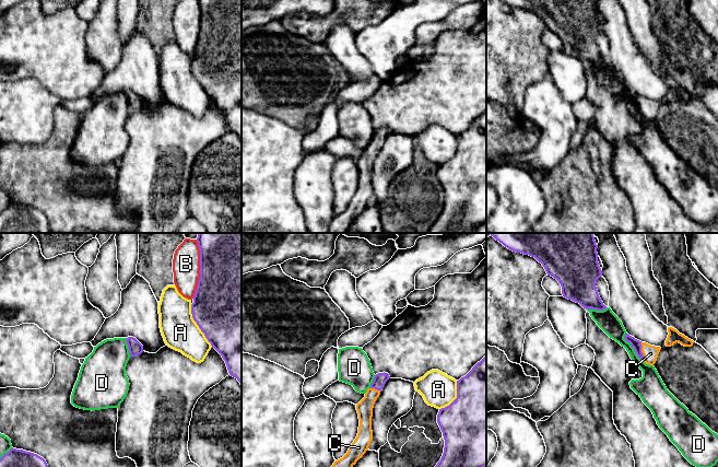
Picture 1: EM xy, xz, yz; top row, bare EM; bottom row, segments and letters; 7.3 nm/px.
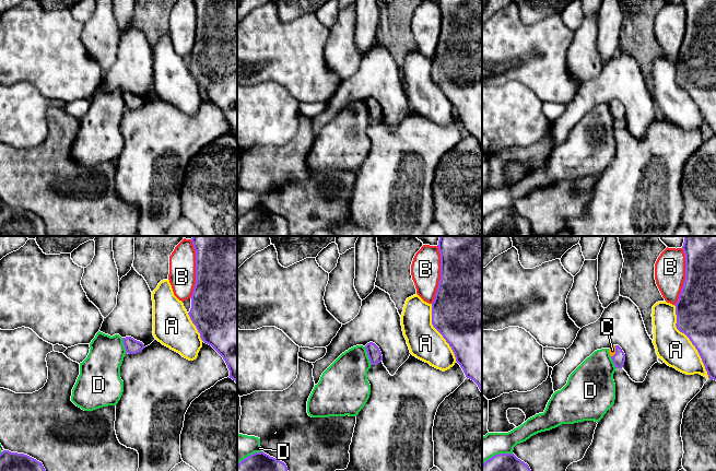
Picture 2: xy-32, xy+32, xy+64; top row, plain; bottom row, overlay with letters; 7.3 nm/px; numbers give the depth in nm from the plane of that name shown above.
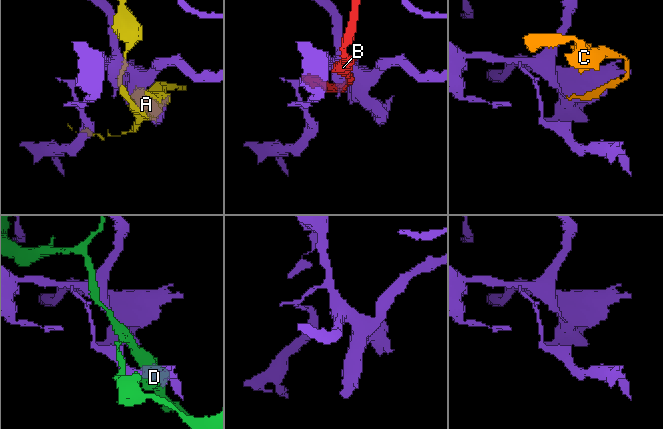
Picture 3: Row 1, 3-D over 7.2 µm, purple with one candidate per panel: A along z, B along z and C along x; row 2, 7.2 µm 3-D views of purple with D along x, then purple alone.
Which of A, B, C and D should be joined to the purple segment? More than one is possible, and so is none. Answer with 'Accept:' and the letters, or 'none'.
Accept: C

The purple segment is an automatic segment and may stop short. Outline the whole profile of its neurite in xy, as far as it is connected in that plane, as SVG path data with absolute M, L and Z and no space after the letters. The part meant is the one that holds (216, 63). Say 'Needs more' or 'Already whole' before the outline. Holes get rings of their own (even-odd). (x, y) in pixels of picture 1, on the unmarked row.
Already whole. M198 0L200 33L191 59L191 69L208 96L226 118L228 128L242 140L242 0Z

